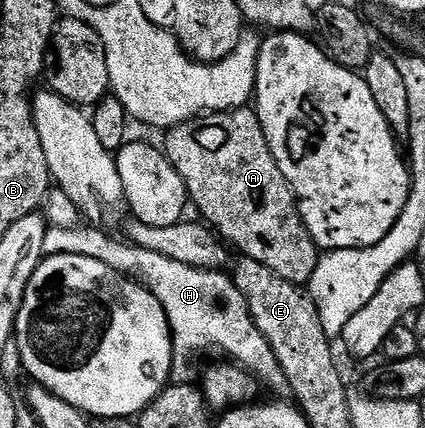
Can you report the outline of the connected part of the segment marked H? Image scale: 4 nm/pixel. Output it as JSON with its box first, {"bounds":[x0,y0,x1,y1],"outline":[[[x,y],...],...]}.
{"bounds":[43,224,292,400],"outline":[[[83,224],[71,229],[50,227],[43,242],[45,255],[85,255],[106,264],[117,274],[136,276],[148,287],[163,306],[169,330],[172,332],[174,353],[170,385],[189,386],[198,379],[198,370],[183,362],[183,353],[215,348],[257,377],[260,383],[266,383],[274,397],[285,400],[292,395],[286,374],[279,366],[275,354],[271,352],[266,338],[254,324],[243,294],[239,292],[228,273],[191,268],[124,239],[114,240],[101,229],[103,228],[95,224]]]}

